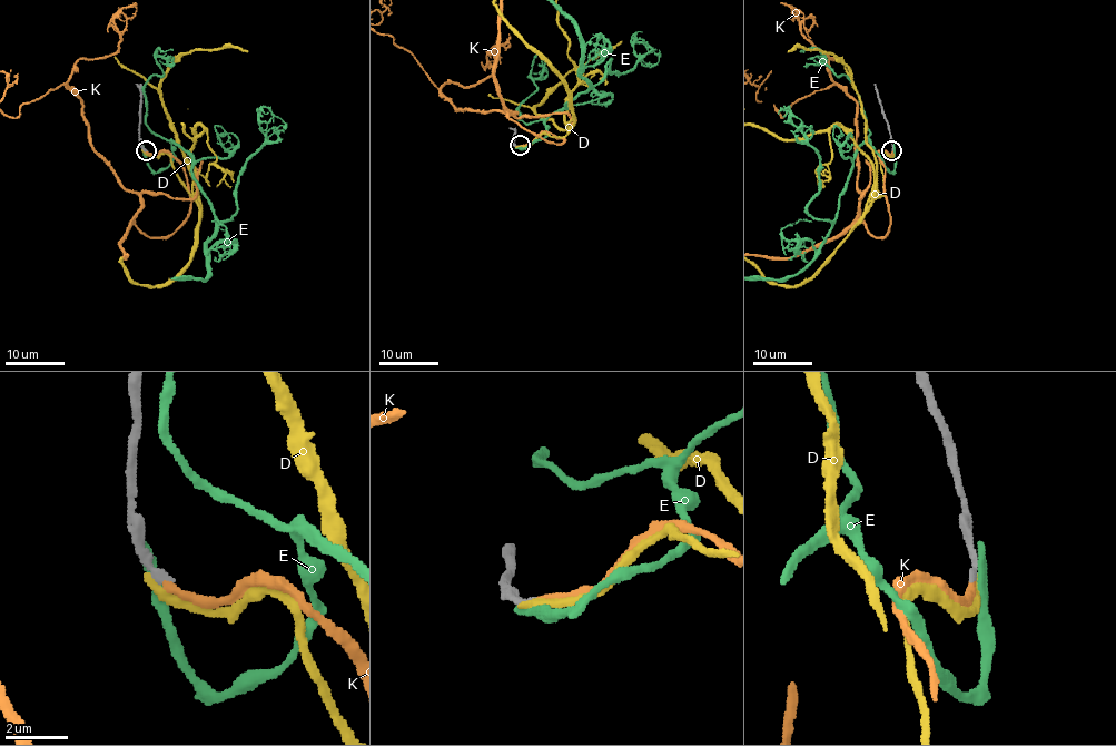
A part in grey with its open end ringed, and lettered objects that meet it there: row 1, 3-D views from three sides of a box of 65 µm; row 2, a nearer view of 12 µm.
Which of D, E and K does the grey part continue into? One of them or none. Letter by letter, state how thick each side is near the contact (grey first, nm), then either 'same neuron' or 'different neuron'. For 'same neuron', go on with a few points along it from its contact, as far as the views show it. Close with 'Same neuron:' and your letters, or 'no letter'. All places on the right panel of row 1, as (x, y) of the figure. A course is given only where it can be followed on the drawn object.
D: 240 nm thick on the grey side, 320 nm on the other; different neuron
E: 280 nm thick on the grey side, 360 nm on the other; different neuron
K: 220 nm thick on the grey side, 240 nm on the other; same neuron
Same neuron: K

